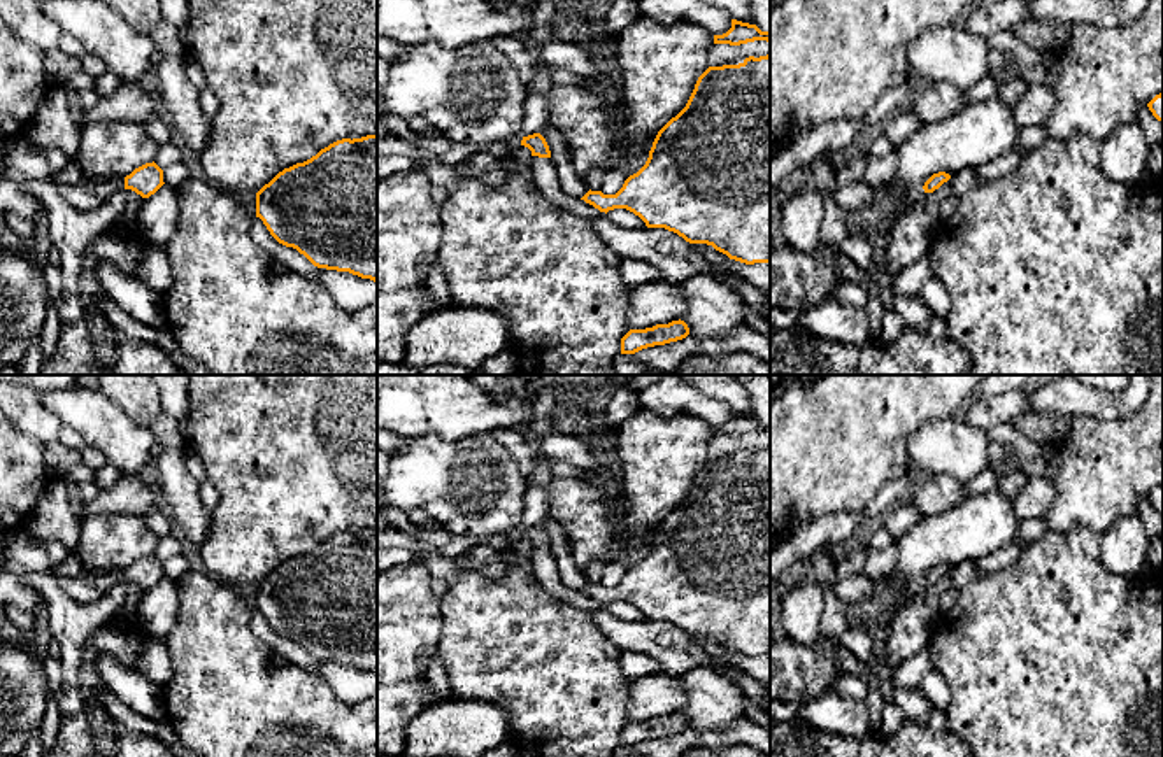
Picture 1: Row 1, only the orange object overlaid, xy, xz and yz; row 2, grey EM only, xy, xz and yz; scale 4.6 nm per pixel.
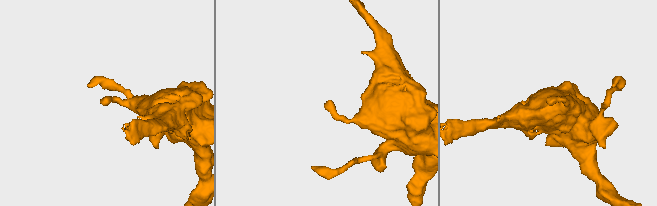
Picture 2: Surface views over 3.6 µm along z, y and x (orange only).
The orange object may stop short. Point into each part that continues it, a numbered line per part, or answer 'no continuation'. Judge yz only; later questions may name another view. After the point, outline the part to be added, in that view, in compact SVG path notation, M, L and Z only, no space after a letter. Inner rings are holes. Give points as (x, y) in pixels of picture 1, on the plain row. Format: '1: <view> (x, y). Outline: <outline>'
no continuation

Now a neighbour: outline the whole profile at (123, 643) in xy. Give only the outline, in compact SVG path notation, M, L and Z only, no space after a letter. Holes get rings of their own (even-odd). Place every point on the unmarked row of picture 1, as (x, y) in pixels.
M123 620L119 627L109 627L107 624L98 627L84 645L77 689L86 694L84 713L96 734L96 753L100 757L116 755L116 720L102 703L102 694L109 692L109 689L100 680L96 657L107 654L123 666L135 669L146 636L147 633L142 631L137 620Z

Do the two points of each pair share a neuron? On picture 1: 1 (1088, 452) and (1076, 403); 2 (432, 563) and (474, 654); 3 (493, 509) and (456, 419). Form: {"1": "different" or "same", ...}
{"1": "different", "2": "different", "3": "different"}

